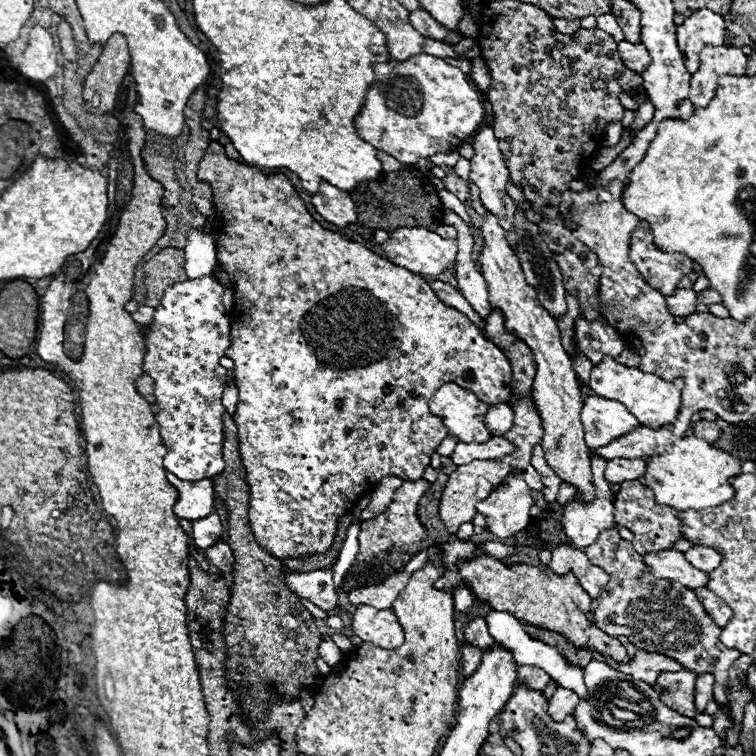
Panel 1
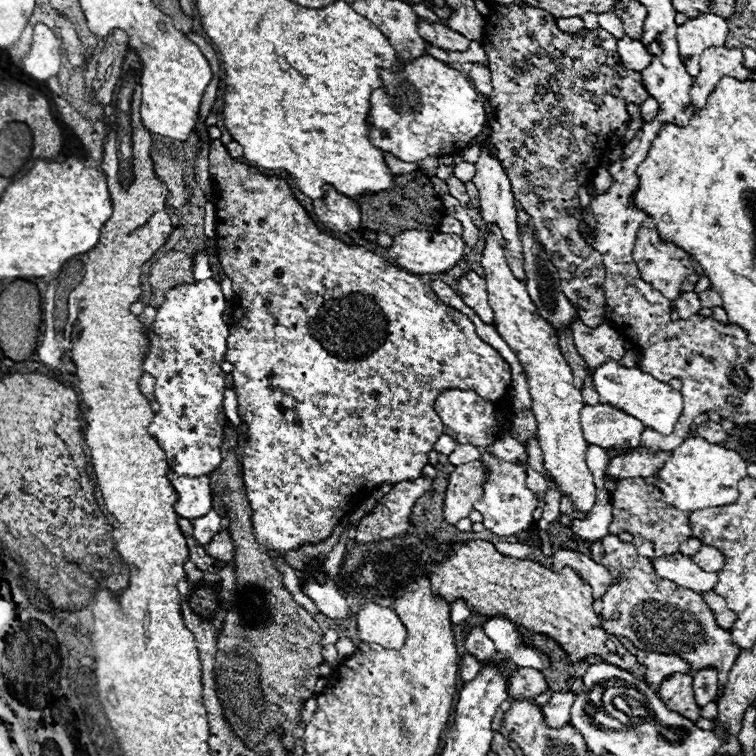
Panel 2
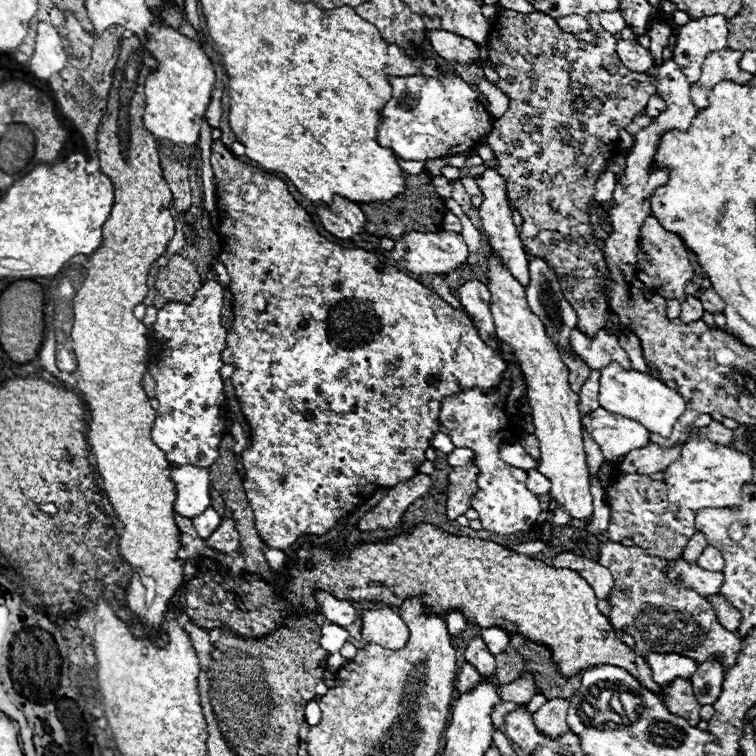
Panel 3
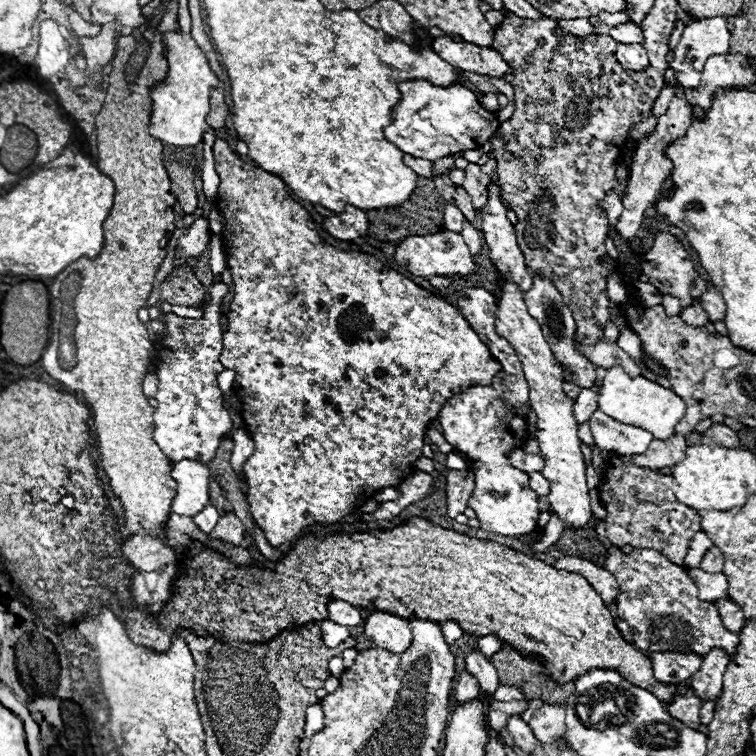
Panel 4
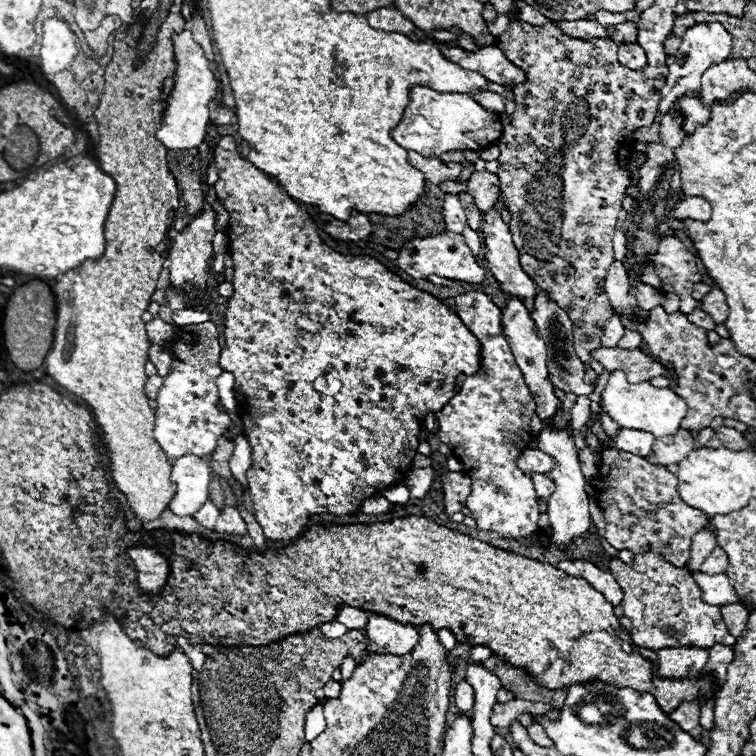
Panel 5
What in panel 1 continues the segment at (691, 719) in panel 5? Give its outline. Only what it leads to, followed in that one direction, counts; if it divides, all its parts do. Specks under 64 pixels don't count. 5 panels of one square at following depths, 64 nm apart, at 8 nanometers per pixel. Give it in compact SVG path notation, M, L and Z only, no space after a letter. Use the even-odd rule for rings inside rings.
M678 670L678 672L660 672L656 684L652 686L660 700L668 706L674 708L676 712L682 712L682 716L694 718L696 706L694 706L694 682L696 682L696 672L692 670Z

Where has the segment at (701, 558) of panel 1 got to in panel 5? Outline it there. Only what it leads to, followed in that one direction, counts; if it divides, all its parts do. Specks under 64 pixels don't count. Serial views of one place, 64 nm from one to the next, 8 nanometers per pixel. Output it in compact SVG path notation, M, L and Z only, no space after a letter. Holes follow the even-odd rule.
M714 548L706 560L702 562L700 566L700 572L704 574L720 574L720 572L726 572L726 566L728 566L728 560L726 560L726 552L722 548Z

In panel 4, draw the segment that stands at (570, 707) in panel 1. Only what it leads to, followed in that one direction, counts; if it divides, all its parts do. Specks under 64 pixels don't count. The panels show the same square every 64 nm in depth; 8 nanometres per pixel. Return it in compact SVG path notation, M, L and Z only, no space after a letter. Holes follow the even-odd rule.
M544 704L534 712L530 718L530 726L534 728L534 736L544 742L556 742L564 736L564 716L566 716L566 704Z

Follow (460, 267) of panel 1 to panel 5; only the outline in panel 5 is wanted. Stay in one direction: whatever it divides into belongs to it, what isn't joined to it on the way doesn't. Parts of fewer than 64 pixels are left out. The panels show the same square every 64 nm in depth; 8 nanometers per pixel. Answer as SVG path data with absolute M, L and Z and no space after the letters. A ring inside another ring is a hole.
M466 292L456 296L456 314L462 318L462 322L470 328L470 332L482 342L482 372L476 376L460 376L460 392L436 413L438 422L438 438L440 442L448 444L452 454L456 454L464 466L464 474L472 478L472 492L466 500L466 506L472 512L472 518L476 520L476 526L480 530L490 530L500 534L502 538L520 538L530 536L538 530L538 496L532 486L530 472L522 472L514 460L522 454L524 448L532 442L532 428L530 420L536 412L534 398L524 382L522 370L518 368L510 344L506 336L500 332L500 308L490 300L484 292Z

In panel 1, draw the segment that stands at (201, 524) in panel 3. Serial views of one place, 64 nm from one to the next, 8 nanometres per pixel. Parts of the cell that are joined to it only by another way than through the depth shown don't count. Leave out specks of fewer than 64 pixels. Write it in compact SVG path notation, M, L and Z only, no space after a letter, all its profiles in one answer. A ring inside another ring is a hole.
M212 512L210 516L206 516L202 520L192 522L192 538L200 550L214 546L222 538L222 532L224 532L224 528L222 528L220 516L216 512Z

